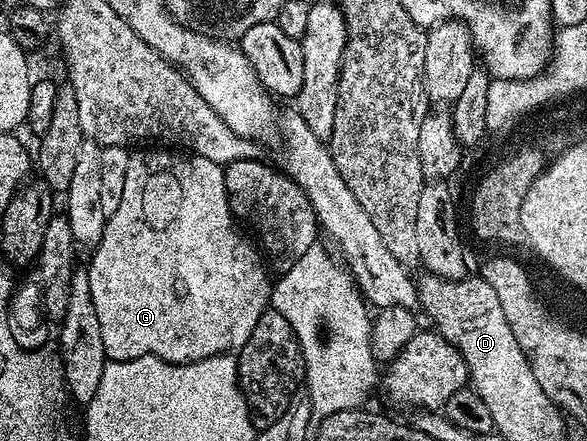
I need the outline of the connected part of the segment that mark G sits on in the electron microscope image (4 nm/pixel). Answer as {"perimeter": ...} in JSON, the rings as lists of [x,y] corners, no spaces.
{"perimeter":[[[157,147],[134,152],[127,163],[127,179],[123,179],[123,199],[119,199],[119,211],[115,211],[115,215],[107,218],[101,241],[92,253],[93,258],[87,262],[91,299],[95,303],[95,315],[99,315],[99,331],[103,334],[103,347],[106,358],[109,359],[158,357],[171,365],[186,365],[220,353],[232,354],[241,350],[247,339],[251,339],[251,331],[255,331],[255,323],[259,323],[259,315],[263,315],[263,311],[271,305],[270,270],[258,246],[235,224],[227,199],[225,170],[211,159],[182,155],[177,151],[162,151]]]}

